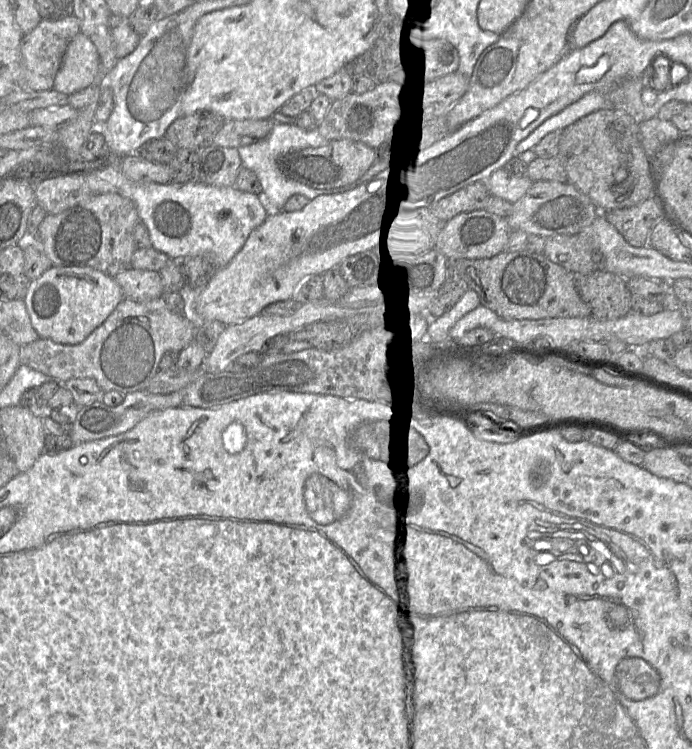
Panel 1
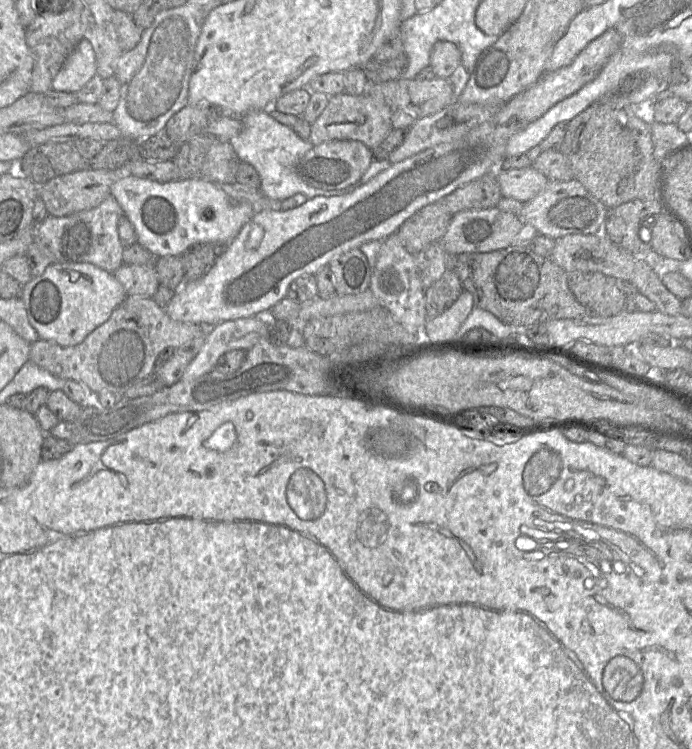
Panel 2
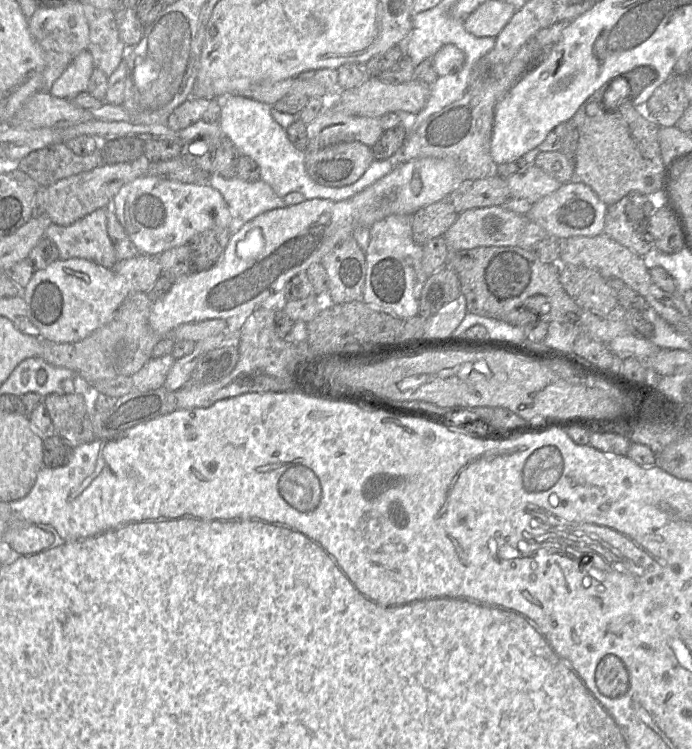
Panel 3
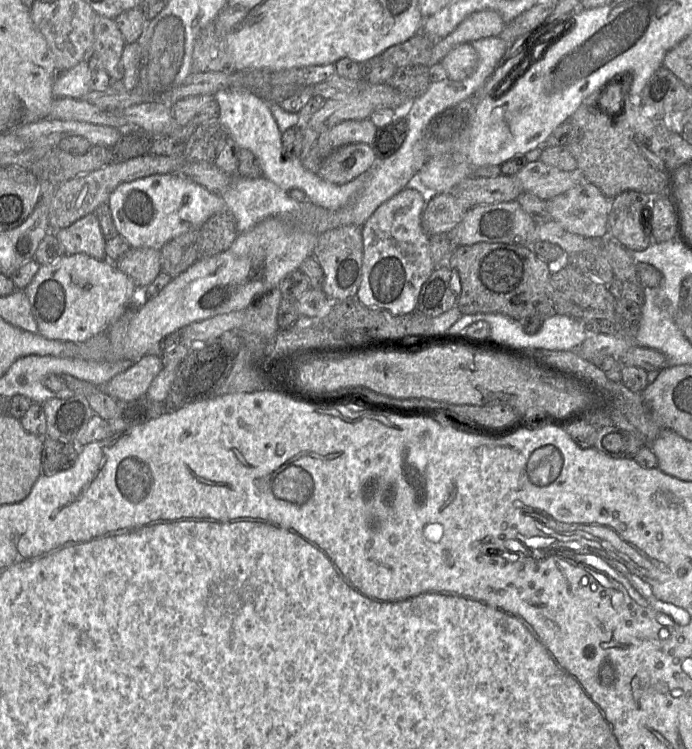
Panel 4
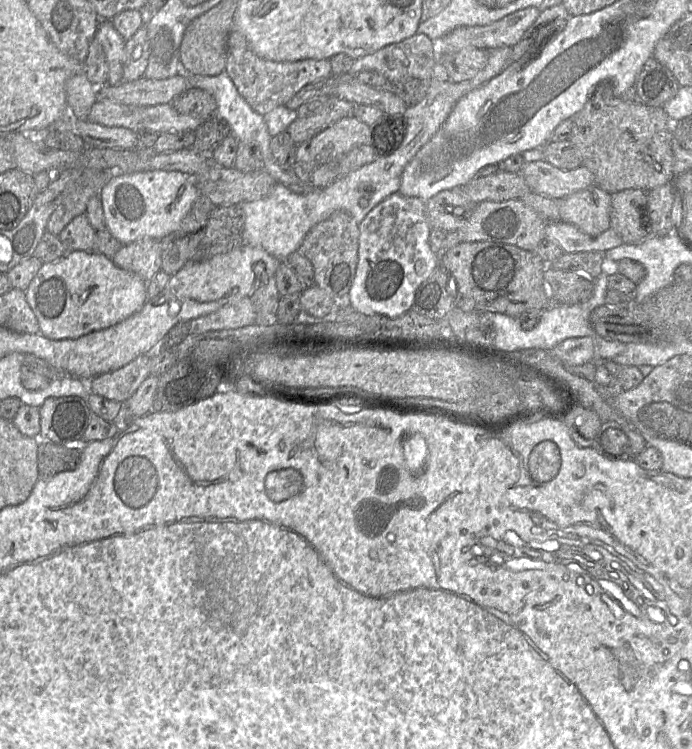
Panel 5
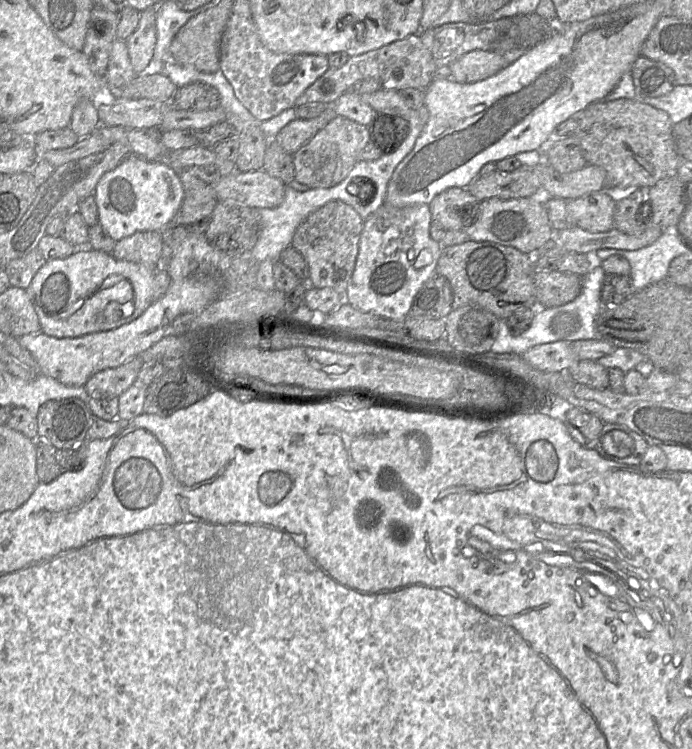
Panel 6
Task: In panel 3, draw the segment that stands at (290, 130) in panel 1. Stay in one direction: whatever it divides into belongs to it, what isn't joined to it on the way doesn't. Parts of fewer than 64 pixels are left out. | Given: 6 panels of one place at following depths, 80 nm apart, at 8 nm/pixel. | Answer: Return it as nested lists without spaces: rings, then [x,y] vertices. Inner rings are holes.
[[[223,94],[216,100],[221,108],[220,125],[223,135],[234,143],[241,155],[251,157],[258,164],[260,179],[280,198],[291,192],[299,192],[307,200],[318,198],[335,202],[343,201],[362,192],[393,169],[388,159],[374,160],[353,184],[338,188],[320,185],[310,178],[305,169],[305,152],[293,146],[287,137],[286,129],[271,116],[270,105],[235,94]]]

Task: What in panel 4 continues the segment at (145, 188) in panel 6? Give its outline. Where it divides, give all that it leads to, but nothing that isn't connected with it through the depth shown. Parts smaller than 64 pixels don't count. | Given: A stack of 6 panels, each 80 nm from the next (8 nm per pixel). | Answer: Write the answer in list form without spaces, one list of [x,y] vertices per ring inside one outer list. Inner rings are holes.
[[[176,173],[154,174],[122,183],[111,193],[107,204],[119,235],[124,237],[132,248],[145,247],[157,250],[161,250],[167,242],[180,235],[200,229],[213,215],[227,210],[221,195],[210,192]]]

